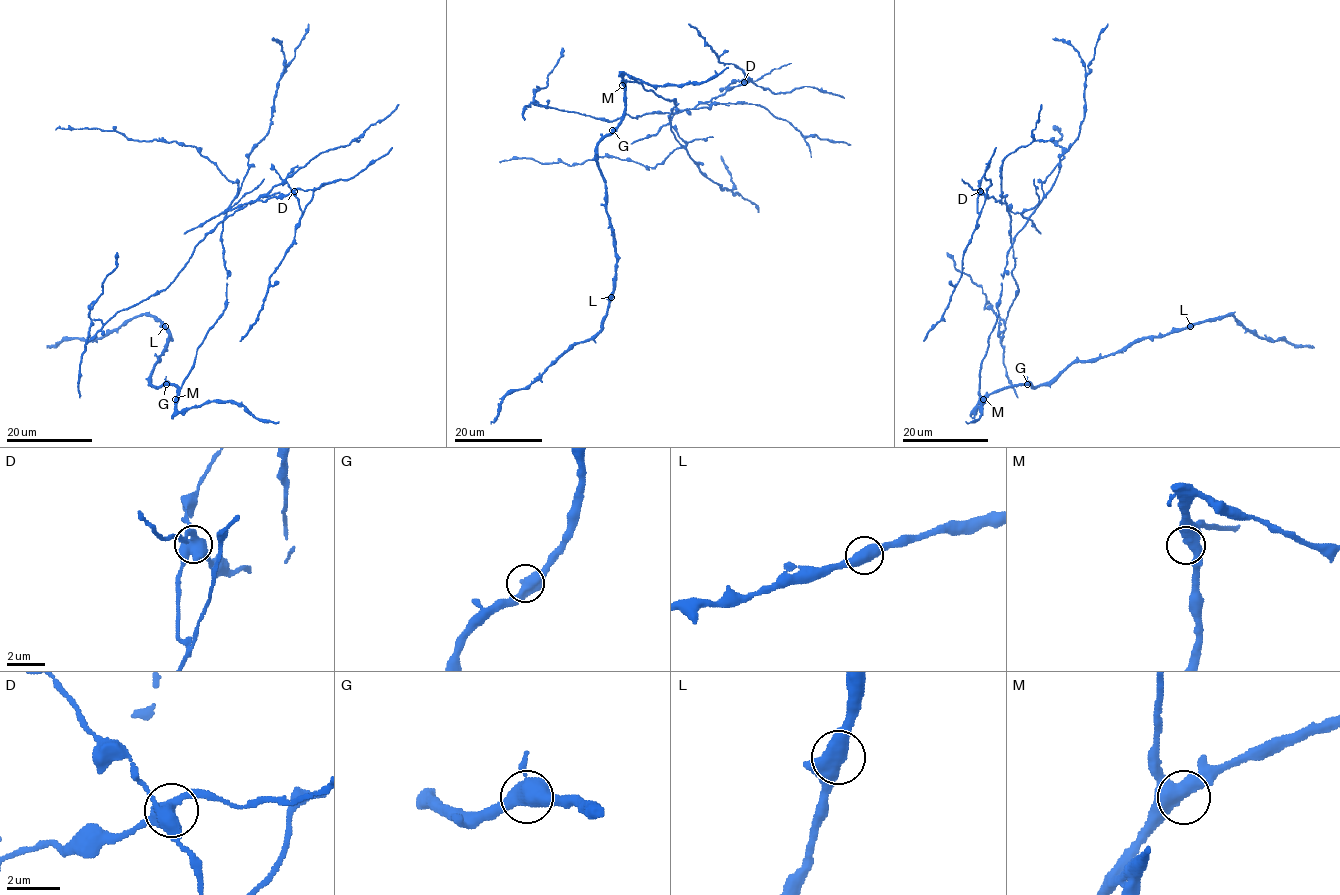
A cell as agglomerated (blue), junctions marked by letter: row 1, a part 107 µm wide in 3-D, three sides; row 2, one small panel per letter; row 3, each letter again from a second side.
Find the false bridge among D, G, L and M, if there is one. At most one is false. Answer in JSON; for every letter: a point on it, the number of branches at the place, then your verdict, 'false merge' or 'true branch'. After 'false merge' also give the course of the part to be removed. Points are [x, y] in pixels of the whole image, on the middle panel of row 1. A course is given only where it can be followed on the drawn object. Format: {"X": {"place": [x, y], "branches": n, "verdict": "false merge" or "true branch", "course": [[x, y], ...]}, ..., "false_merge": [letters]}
{"D": {"place": [744, 82], "branches": 4, "verdict": "false merge", "course": [[744, 82], [695, 108], [597, 119], [536, 103], [534, 96], [548, 84], [562, 48]]}, "G": {"place": [612, 130], "branches": 3, "verdict": "true branch"}, "L": {"place": [611, 297], "branches": 3, "verdict": "true branch"}, "M": {"place": [622, 85], "branches": 4, "verdict": "true branch"}, "false_merge": ["D"]}

